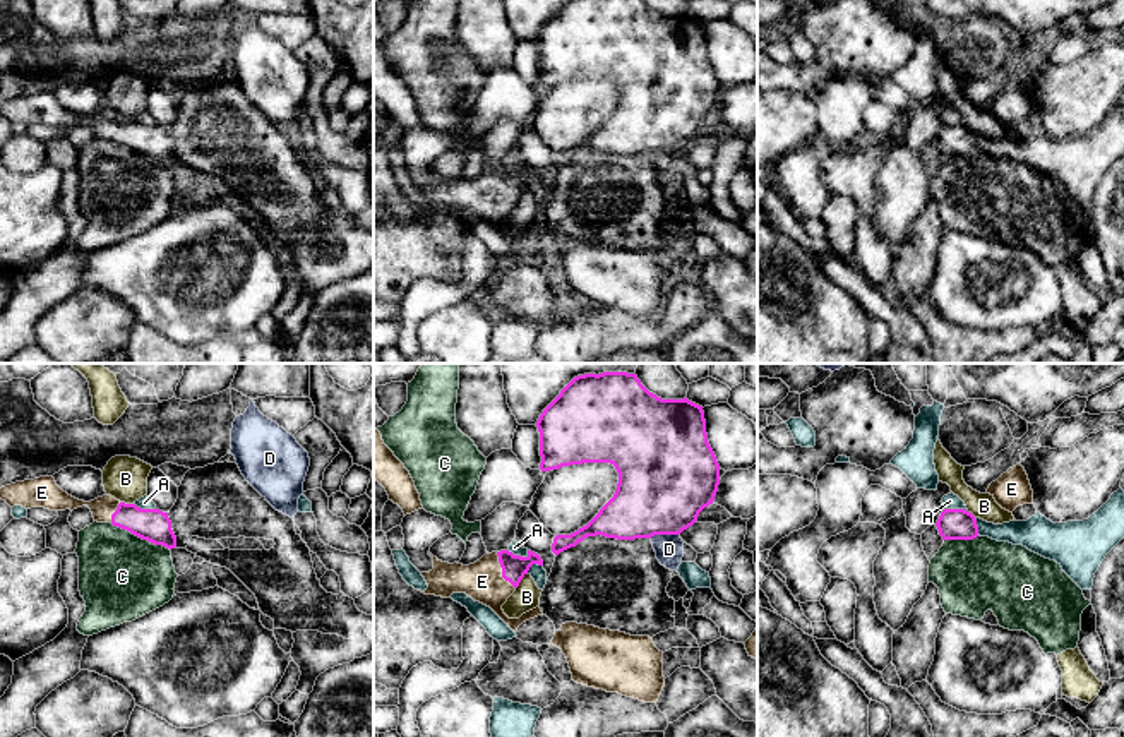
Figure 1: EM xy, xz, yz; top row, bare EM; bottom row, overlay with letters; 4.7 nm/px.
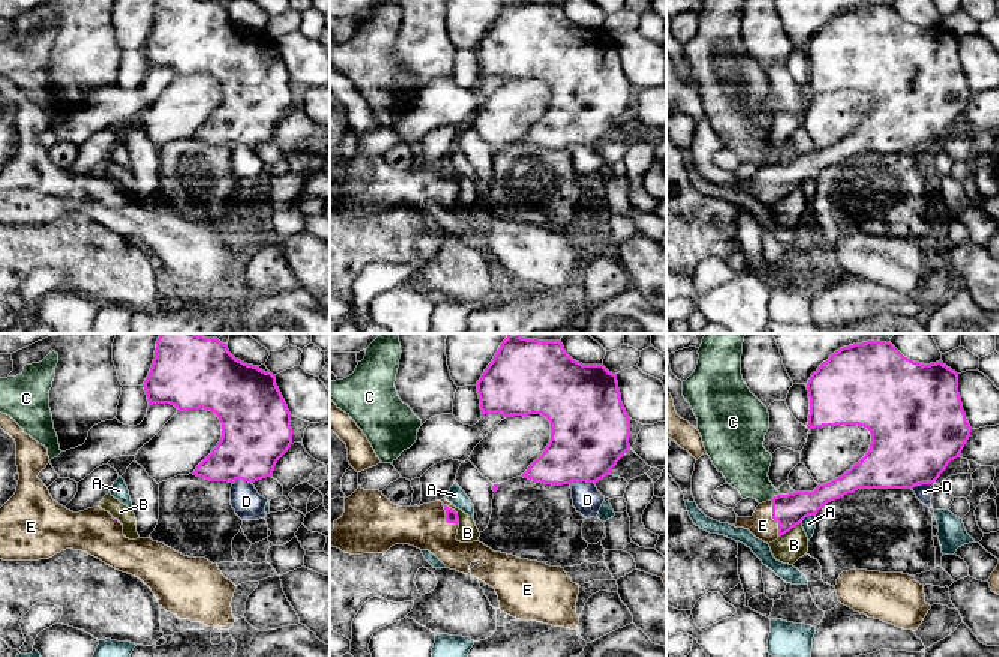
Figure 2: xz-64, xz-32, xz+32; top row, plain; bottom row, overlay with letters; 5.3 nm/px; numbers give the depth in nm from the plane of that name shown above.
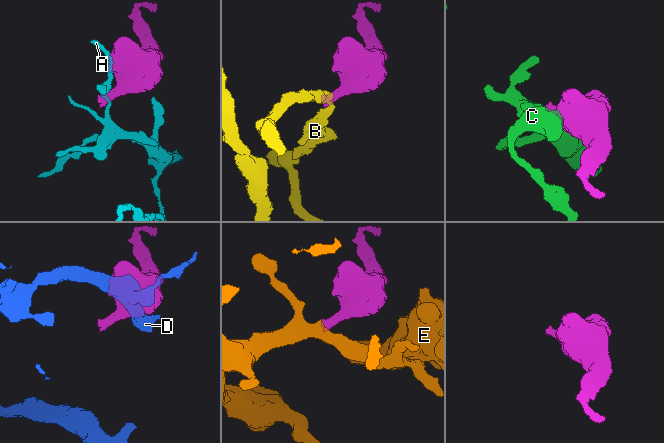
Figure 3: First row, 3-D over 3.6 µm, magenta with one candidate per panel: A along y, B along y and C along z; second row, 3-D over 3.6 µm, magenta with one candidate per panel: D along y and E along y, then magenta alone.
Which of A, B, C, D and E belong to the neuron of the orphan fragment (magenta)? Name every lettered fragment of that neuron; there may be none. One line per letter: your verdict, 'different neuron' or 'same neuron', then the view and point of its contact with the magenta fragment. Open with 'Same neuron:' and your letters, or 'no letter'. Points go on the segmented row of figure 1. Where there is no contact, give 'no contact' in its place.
Same neuron: E
A: different neuron | xz (518, 556)
B: different neuron | xz (520, 581)
C: different neuron | xy (141, 537)
D: different neuron | xz (663, 533)
E: same neuron | xz (502, 571)

